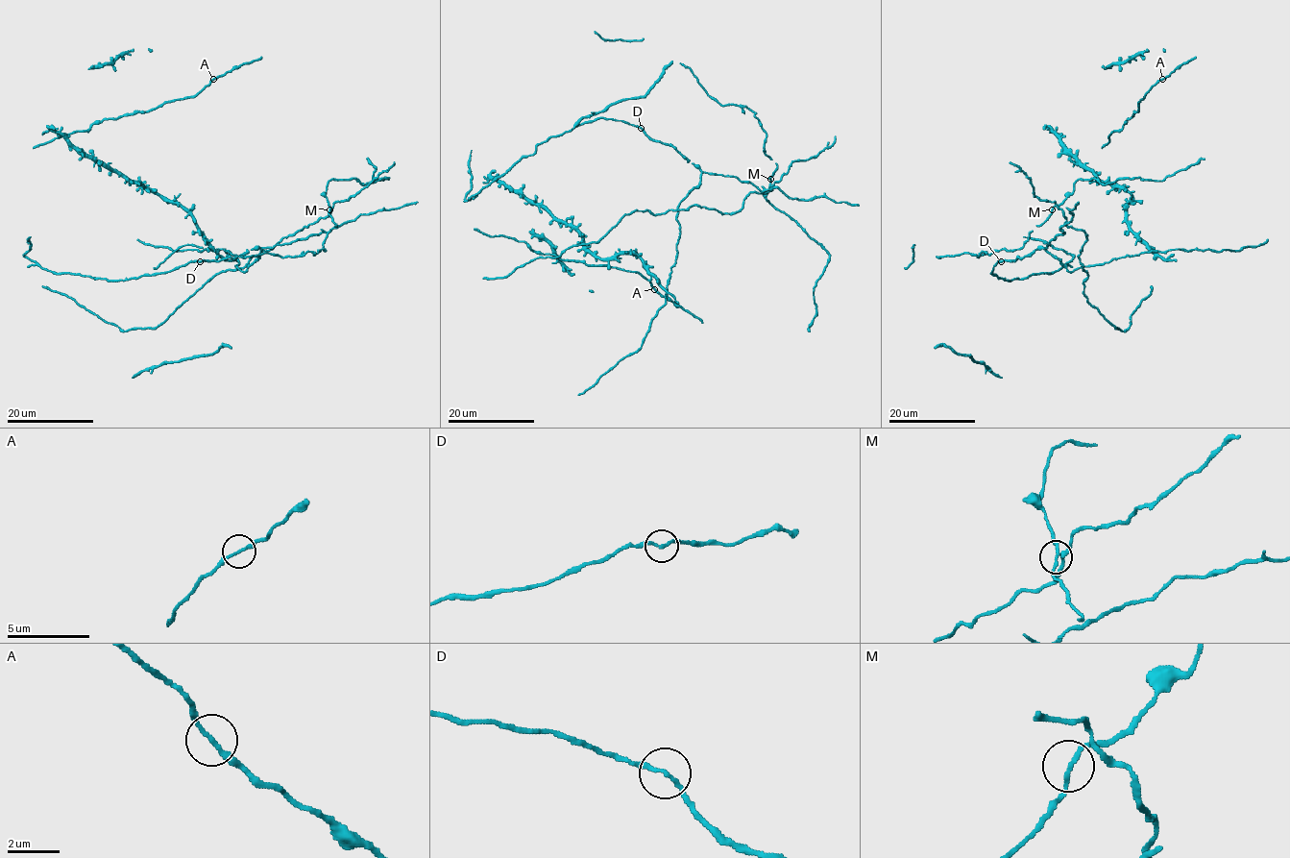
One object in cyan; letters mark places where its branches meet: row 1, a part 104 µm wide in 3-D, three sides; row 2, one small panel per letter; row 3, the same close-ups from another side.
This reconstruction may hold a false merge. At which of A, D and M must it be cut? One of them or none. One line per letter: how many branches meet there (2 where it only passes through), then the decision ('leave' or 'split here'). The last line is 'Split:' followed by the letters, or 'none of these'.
A: branches 2; leave
D: branches 2; leave
M: branches 2; leave
Split: none of these

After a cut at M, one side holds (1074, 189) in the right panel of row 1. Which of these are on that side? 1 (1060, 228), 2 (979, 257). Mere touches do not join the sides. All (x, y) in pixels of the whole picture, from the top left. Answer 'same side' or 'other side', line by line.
1: same side
2: other side

